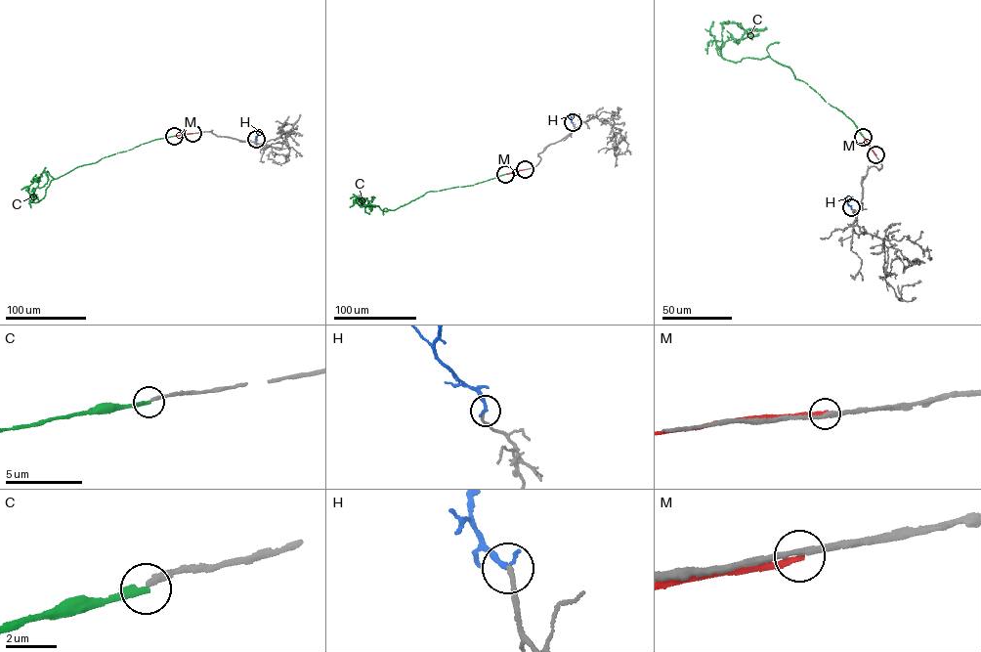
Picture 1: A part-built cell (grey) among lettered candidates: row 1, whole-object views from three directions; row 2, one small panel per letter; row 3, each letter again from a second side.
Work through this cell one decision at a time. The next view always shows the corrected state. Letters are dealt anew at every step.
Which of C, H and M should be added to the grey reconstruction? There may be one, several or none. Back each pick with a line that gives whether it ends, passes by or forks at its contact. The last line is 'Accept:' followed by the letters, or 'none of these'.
H: it ends there
Accept: H

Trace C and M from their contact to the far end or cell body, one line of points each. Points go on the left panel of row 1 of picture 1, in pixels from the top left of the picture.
C: (174, 136), (77, 167), (52, 179), (44, 197), (35, 202), (35, 188), (48, 179), (43, 172)
M: (192, 133), (174, 136)

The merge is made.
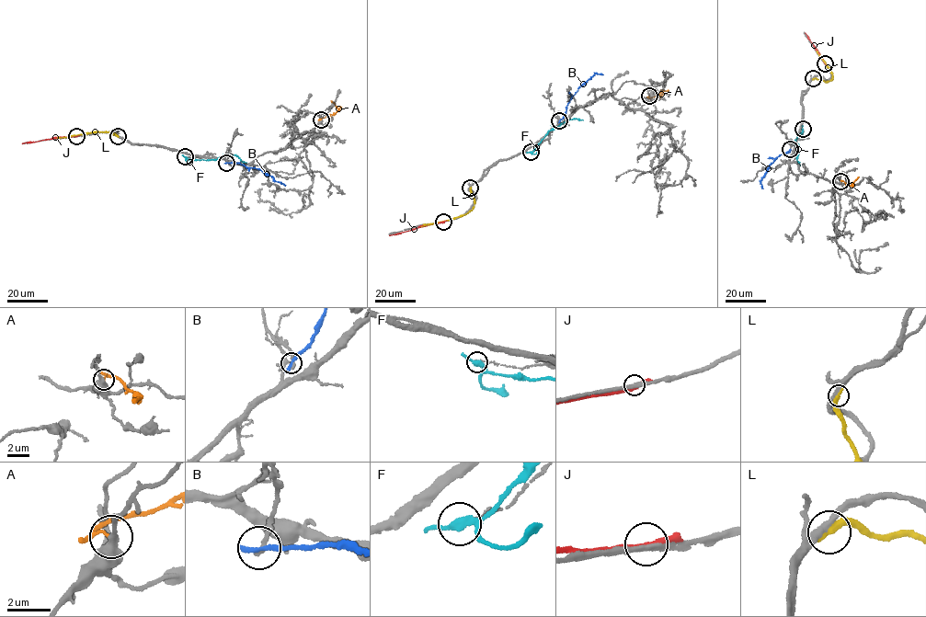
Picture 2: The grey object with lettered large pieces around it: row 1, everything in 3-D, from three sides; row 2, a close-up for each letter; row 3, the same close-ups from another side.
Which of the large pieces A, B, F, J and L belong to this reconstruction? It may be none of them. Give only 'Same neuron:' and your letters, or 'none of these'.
Same neuron: none of these

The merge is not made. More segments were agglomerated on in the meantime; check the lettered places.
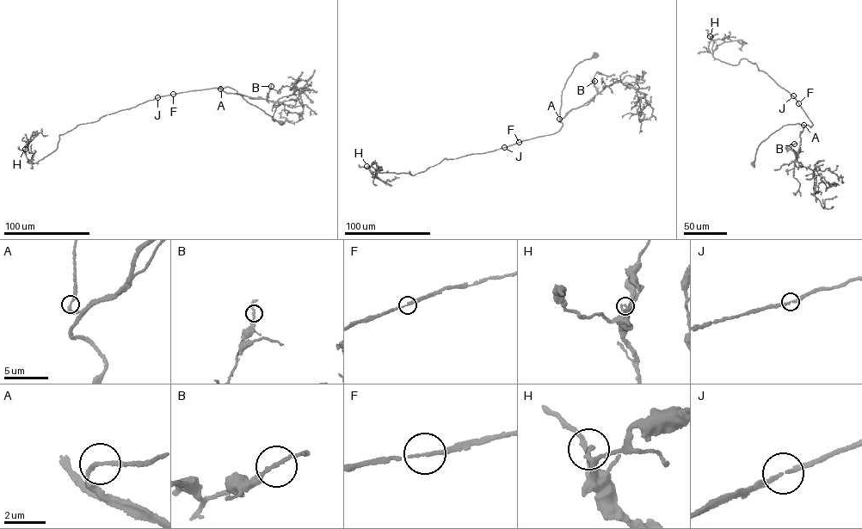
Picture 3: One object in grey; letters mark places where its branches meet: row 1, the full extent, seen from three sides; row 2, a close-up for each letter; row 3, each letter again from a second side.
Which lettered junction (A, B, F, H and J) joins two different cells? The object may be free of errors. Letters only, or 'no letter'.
no letter

